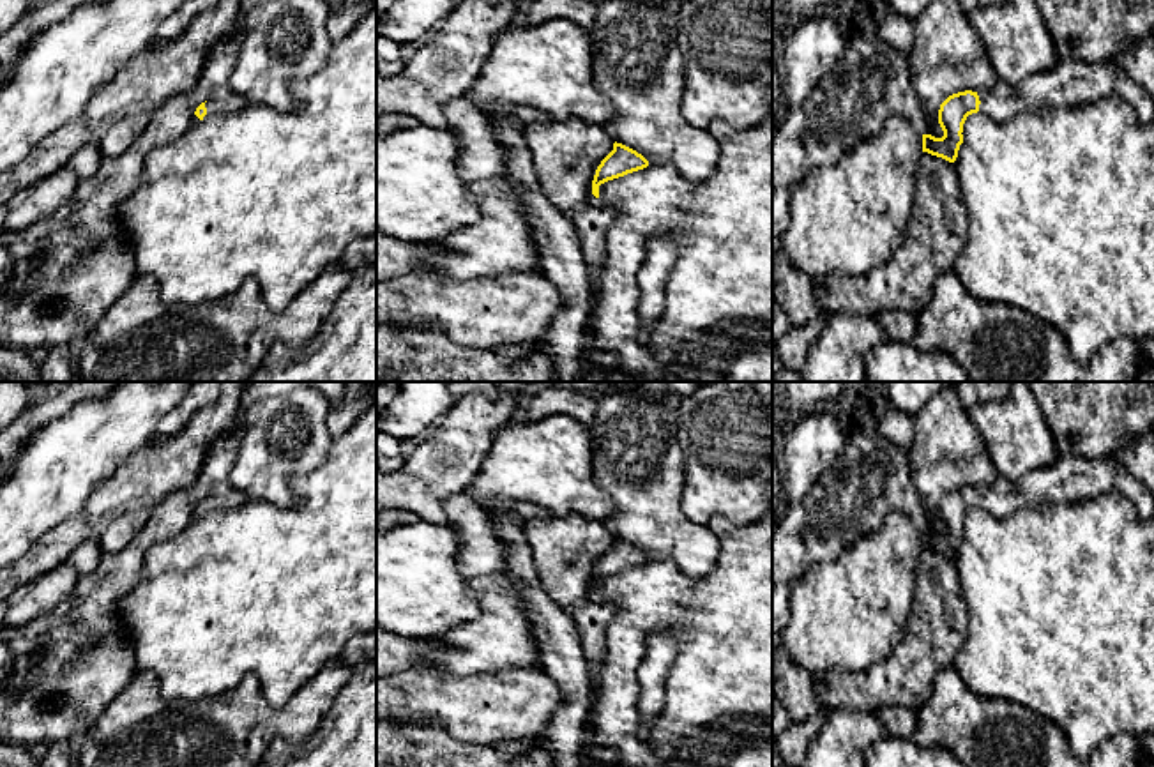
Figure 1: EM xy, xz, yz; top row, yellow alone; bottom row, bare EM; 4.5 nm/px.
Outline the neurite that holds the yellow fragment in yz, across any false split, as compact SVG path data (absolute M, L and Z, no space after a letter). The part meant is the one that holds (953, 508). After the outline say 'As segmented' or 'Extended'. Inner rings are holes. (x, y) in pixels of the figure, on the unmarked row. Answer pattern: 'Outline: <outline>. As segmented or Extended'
Outline: M1059 456L1053 465L1032 470L1016 481L997 475L991 484L949 491L938 505L944 532L922 530L922 548L954 558L963 539L963 520L977 507L1007 520L1023 509L1074 504L1101 495L1127 498L1143 520L1154 516L1154 493L1115 456L1101 459Z. Extended

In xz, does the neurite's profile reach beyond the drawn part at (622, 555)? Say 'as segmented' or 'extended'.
extended

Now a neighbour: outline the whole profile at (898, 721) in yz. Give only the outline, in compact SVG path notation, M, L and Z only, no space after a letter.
M885 705L877 710L887 735L910 739L914 732L914 710L901 705Z

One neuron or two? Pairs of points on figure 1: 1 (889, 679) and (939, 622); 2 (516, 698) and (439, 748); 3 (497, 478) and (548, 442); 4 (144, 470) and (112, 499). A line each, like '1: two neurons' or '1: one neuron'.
1: one neuron
2: two neurons
3: one neuron
4: one neuron

